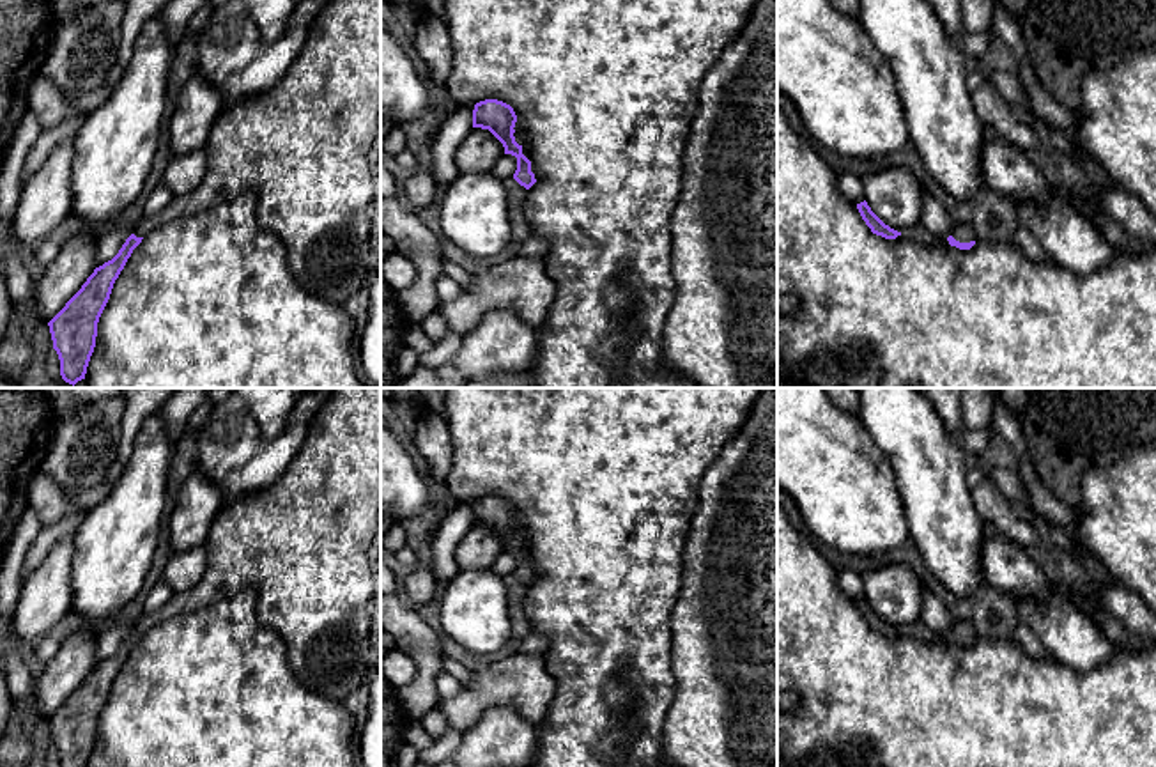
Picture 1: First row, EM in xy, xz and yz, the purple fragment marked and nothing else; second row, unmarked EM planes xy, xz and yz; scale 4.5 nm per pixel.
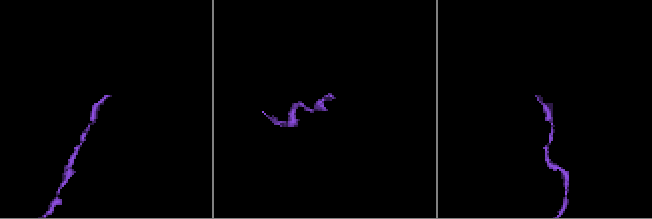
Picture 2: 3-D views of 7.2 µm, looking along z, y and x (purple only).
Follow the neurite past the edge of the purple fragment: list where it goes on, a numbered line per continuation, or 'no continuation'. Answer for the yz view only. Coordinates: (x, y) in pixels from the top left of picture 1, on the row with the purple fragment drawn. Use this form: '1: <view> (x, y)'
1: yz (960, 232)

